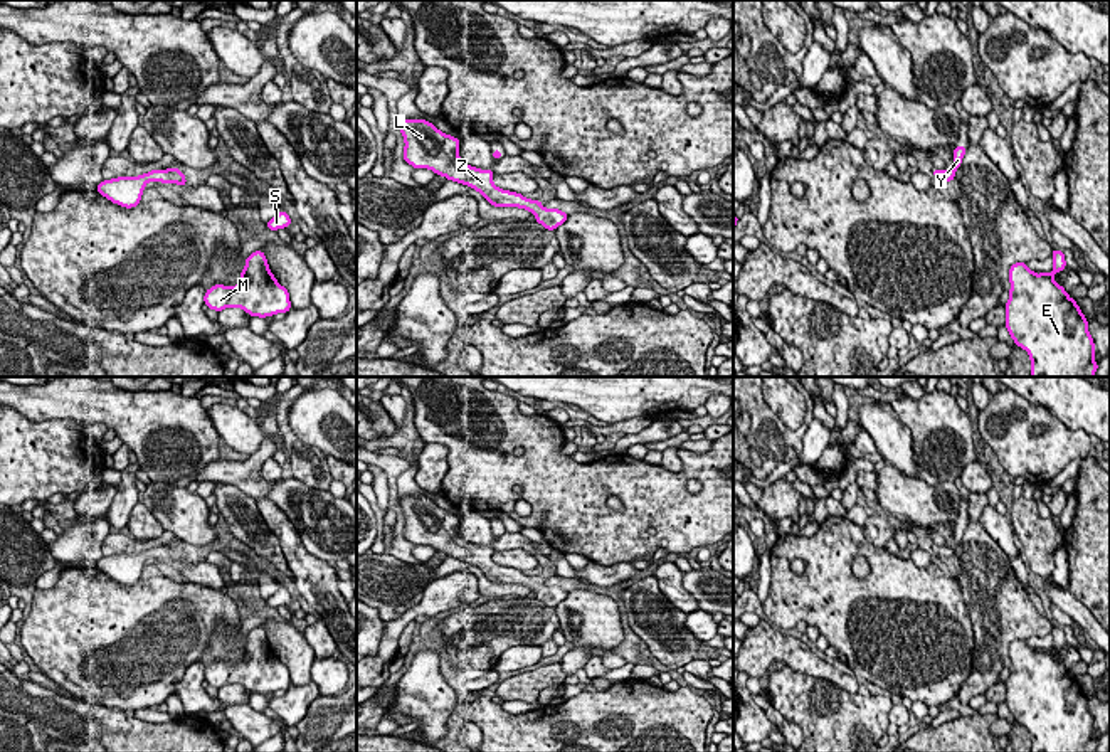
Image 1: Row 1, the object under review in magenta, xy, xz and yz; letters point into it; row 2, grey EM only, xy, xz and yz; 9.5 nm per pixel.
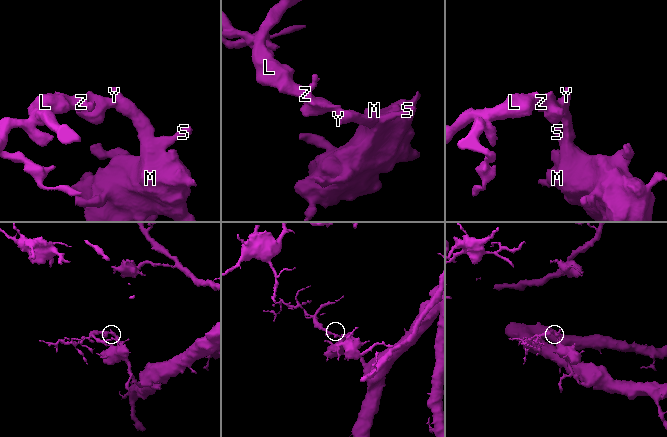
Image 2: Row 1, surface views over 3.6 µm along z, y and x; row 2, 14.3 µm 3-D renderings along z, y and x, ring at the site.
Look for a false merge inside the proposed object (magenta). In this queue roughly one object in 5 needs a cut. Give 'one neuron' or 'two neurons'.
one neuron

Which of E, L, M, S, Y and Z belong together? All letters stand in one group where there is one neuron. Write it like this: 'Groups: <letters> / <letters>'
Groups: E L M S Y Z

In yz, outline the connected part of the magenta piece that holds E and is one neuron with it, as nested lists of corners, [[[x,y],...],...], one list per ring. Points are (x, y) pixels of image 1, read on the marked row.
[[[1053,249],[1053,271],[1036,274],[1026,262],[1009,267],[1006,328],[1031,358],[1031,377],[1093,377],[1098,363],[1088,321],[1063,286],[1054,283],[1066,267],[1063,251]]]

